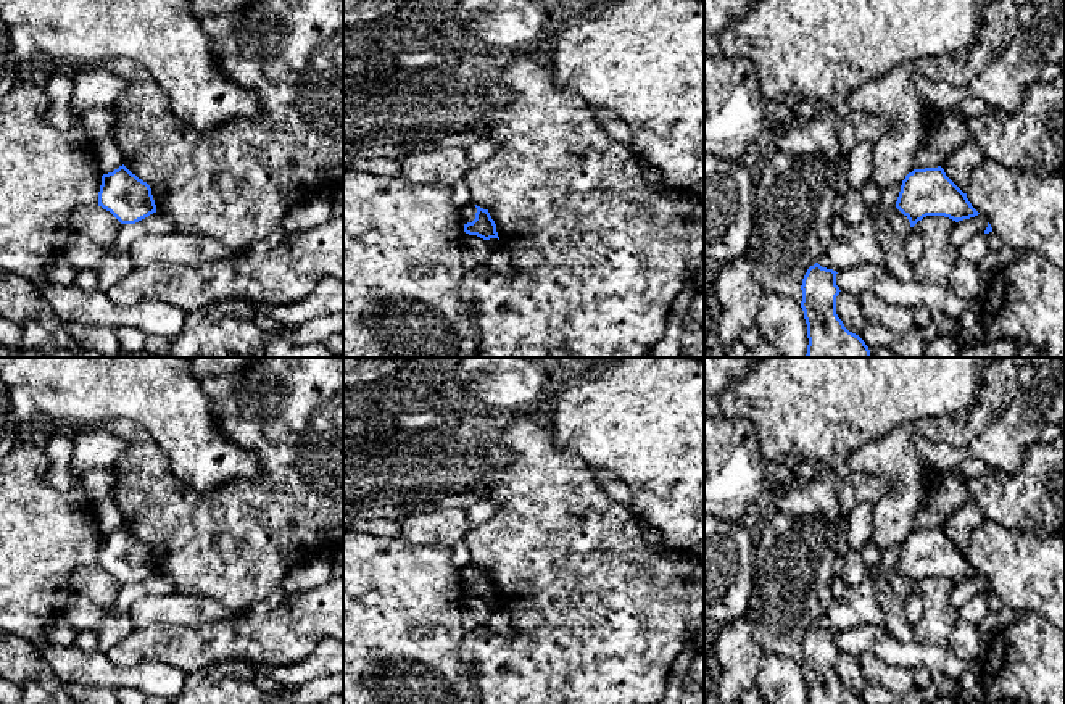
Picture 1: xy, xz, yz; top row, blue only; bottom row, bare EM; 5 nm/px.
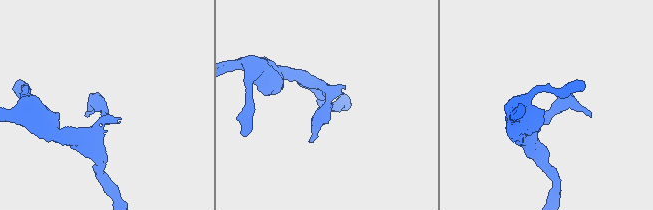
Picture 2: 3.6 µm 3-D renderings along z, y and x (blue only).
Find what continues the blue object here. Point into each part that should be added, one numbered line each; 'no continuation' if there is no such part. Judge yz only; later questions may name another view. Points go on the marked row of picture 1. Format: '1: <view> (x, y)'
no continuation

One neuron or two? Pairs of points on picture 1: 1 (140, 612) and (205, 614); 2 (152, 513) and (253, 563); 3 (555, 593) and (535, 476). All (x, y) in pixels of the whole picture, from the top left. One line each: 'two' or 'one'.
1: one
2: one
3: one

